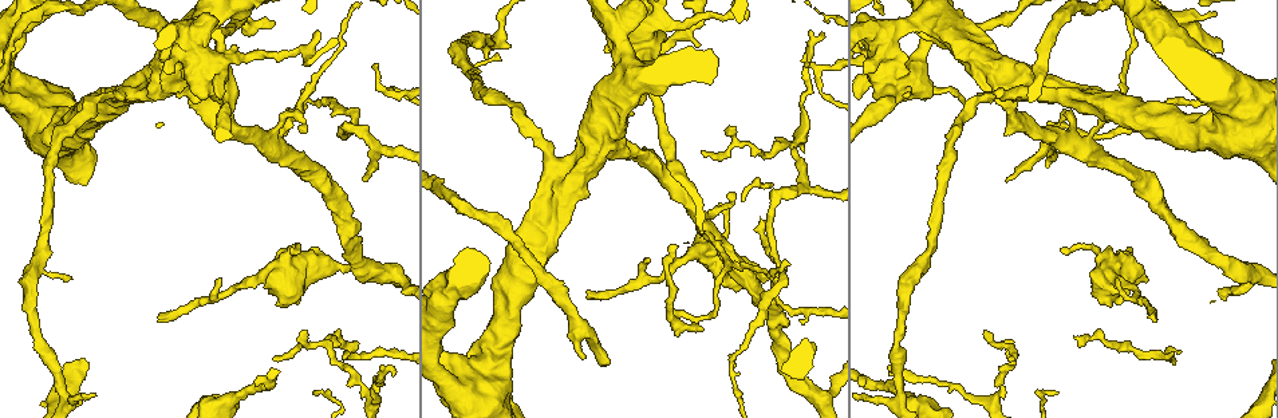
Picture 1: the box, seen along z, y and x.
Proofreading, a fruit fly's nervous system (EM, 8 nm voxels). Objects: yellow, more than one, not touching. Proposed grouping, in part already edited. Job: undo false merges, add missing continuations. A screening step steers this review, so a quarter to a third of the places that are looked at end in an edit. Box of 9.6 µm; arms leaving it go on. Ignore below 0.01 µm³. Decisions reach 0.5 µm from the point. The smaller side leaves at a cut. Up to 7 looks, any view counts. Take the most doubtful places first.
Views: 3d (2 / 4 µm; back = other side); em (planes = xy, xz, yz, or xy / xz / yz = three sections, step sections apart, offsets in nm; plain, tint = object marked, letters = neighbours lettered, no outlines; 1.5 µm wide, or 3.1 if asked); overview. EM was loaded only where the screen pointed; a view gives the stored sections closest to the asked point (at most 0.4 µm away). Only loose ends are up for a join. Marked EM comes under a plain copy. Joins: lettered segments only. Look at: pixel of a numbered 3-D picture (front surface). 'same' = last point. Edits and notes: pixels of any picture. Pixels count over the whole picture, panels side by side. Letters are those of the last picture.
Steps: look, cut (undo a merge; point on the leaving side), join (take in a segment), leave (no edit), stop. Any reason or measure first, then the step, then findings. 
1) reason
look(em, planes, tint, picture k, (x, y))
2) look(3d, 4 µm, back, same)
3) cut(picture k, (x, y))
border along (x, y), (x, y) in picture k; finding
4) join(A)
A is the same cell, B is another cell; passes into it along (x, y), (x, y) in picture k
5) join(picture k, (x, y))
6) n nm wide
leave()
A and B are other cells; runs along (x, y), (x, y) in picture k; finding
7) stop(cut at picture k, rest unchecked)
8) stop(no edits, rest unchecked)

free end
look(em, planes, letters, picture 1, (589, 299))

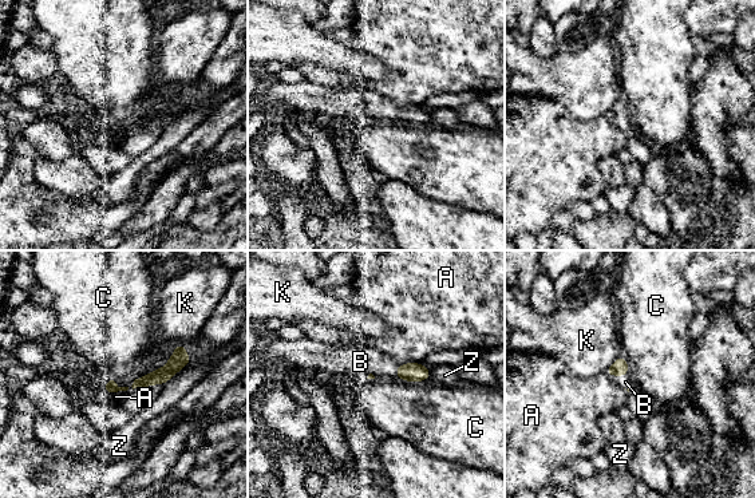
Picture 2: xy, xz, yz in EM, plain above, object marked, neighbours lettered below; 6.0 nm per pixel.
C touches over 320 nm
join(B)
B is the same cell, A, C, K and Z are other cells; passes into it along (110, 386), (119, 387), (122, 382) in picture 2; it goes on there

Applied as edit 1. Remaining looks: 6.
branch stops here
look(em, planes, letters, picture 1, (606, 365))

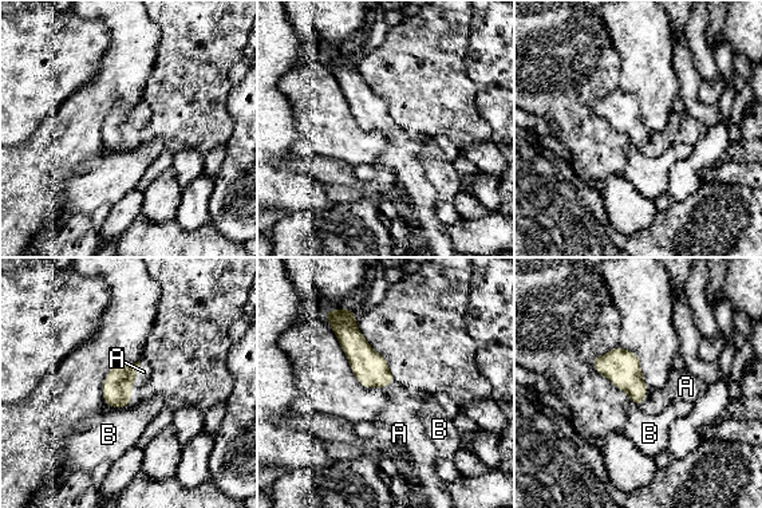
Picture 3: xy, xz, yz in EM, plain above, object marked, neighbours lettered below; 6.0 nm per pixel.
180 nm wide; A touches over 280 nm
join(A)
A is the same cell, B is another cell; the cell continues

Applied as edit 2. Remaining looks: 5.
four arms meet
look(3d, 4 µm, picture 1, (1043, 96))

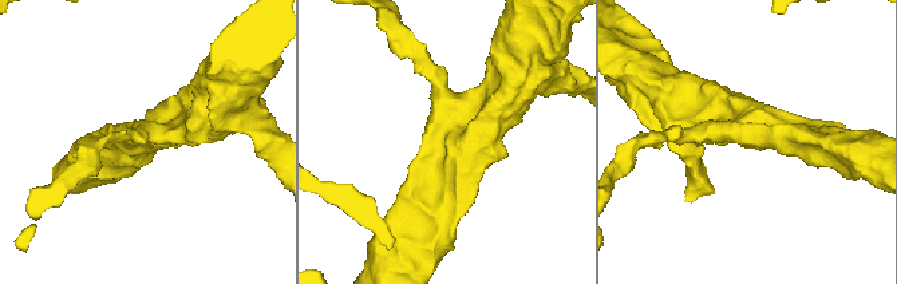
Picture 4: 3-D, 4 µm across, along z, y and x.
look(em, xz, step 8, tint, picture 4, (446, 135))

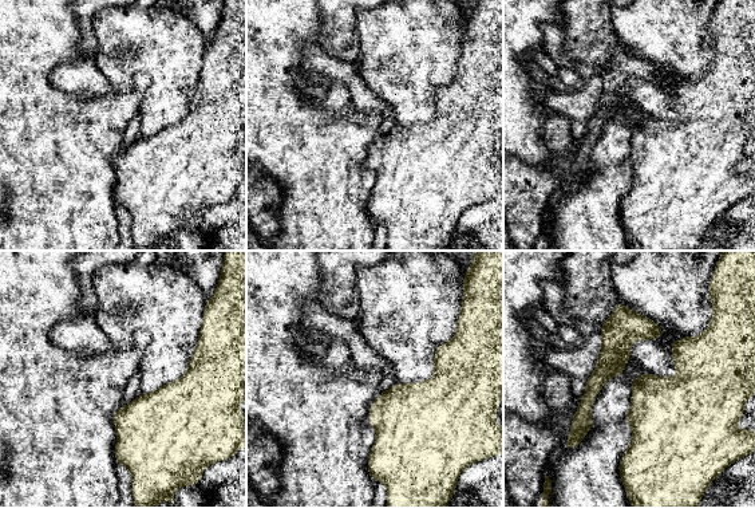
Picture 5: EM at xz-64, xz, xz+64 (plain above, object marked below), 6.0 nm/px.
another direction
look(em, planes, letters, same)

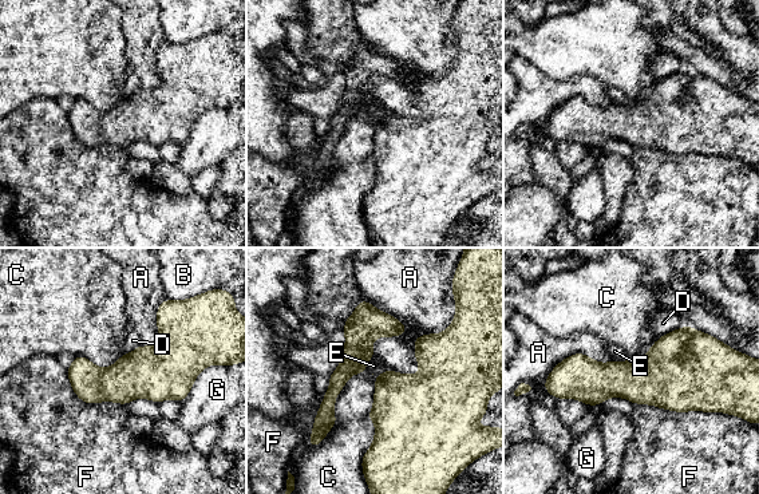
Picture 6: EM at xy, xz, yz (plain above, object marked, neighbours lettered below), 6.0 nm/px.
F touches over 650 nm
leave()
A, B, C, D, E, F and G are other cells; continuous, no second cell

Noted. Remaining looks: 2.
stop(join at picture 2, join at picture 3, rest unchecked)

